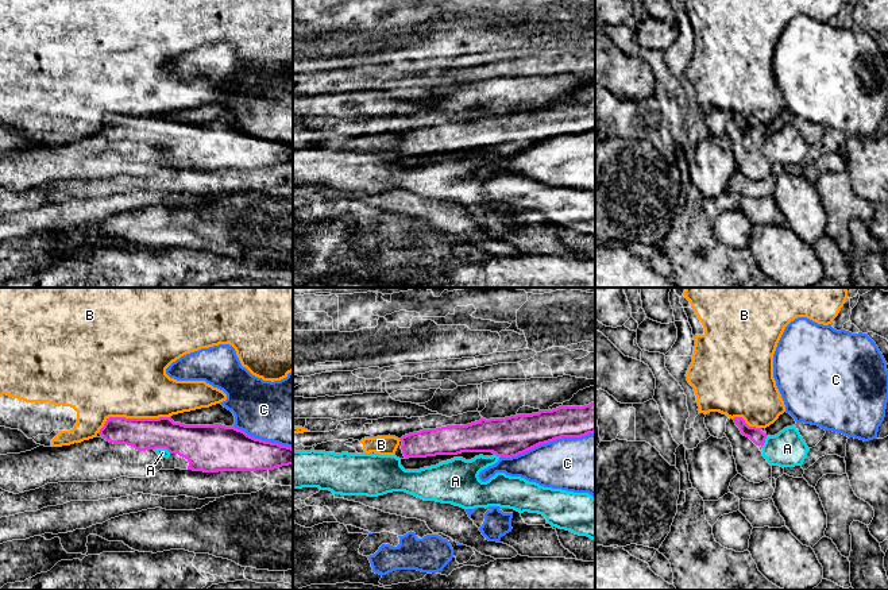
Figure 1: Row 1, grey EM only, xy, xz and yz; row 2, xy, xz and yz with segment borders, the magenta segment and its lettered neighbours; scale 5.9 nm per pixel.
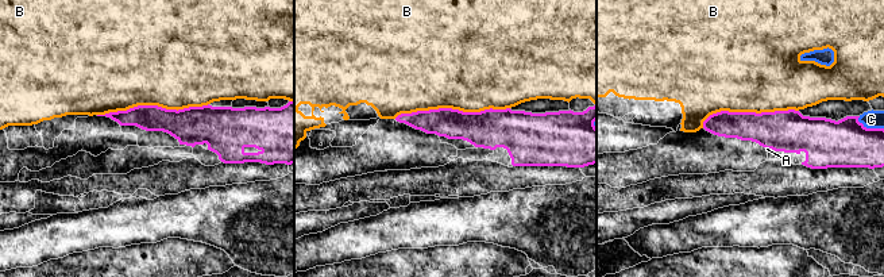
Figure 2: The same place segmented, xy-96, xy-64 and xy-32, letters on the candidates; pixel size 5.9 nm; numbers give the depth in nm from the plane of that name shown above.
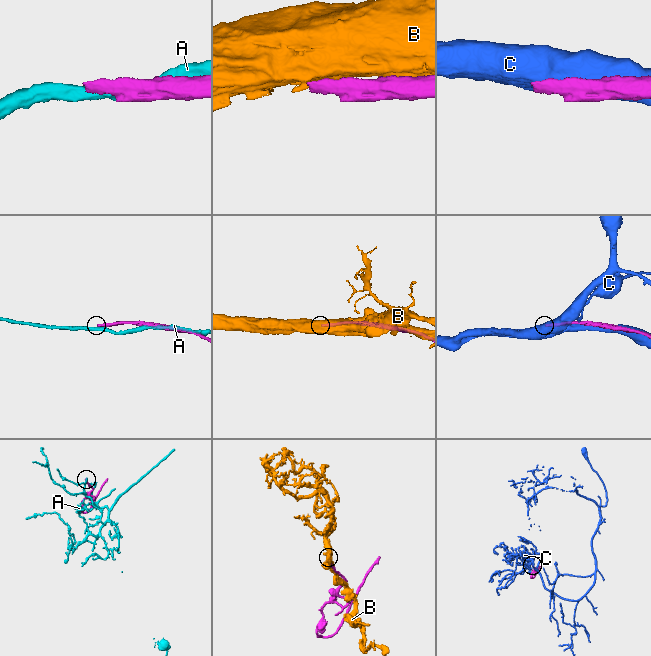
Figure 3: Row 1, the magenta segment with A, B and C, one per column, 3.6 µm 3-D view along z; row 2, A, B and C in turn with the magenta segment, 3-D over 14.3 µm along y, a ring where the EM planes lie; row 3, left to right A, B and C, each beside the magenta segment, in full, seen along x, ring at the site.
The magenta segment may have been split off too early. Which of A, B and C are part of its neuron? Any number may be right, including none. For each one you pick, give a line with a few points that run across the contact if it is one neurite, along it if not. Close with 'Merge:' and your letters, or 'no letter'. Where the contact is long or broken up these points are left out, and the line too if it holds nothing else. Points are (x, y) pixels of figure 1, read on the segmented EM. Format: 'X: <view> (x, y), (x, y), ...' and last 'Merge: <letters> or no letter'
Merge: no letter

